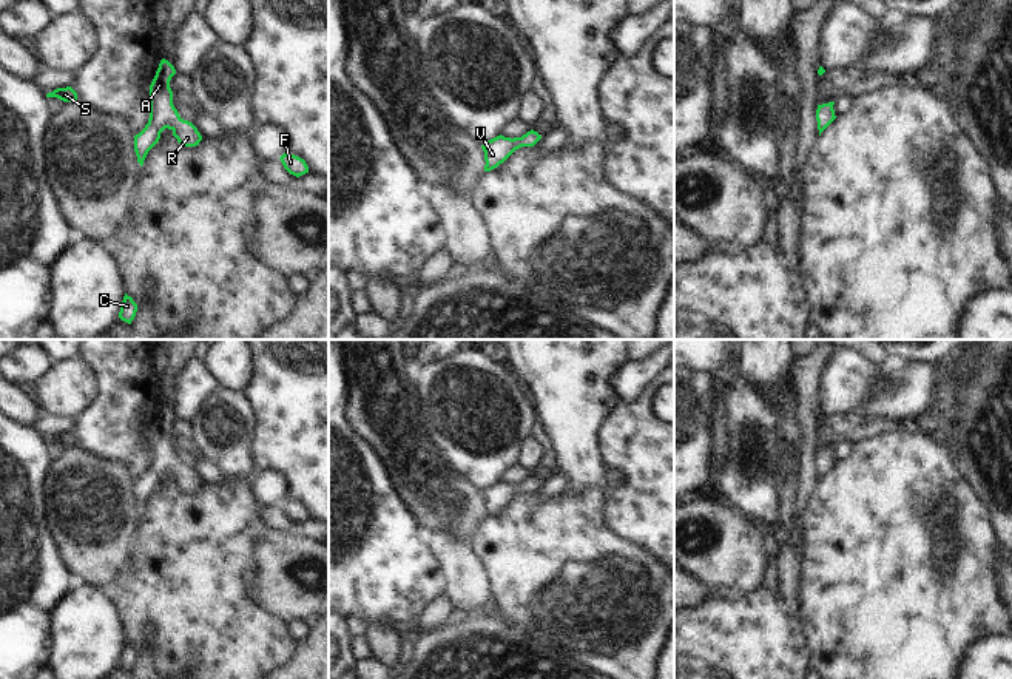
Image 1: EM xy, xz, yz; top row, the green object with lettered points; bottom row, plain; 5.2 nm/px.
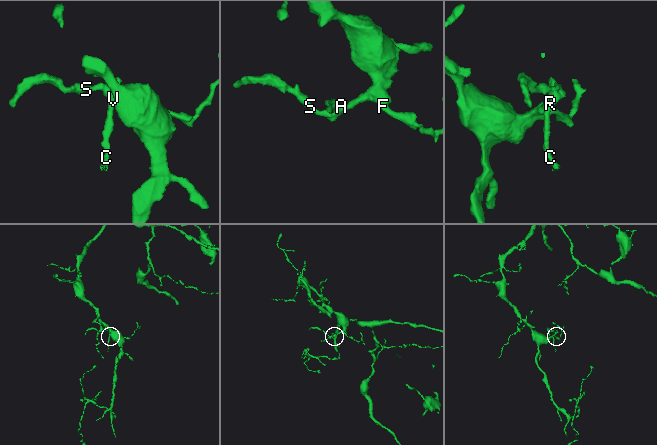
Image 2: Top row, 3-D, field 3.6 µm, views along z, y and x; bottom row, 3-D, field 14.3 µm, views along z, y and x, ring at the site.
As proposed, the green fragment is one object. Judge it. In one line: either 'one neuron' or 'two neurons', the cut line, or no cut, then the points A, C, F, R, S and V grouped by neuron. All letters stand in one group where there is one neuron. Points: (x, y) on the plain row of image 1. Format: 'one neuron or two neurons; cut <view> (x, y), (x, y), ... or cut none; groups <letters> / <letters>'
one neuron; cut none; groups A C F R S V

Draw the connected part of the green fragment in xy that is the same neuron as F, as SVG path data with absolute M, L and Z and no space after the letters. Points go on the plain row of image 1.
M284 498L279 505L281 505L284 514L296 523L309 519L309 512L307 512L305 506L295 500Z

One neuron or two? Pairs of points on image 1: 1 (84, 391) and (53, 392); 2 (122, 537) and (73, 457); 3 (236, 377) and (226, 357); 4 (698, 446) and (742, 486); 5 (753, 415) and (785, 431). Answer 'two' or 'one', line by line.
1: one
2: one
3: one
4: two
5: one

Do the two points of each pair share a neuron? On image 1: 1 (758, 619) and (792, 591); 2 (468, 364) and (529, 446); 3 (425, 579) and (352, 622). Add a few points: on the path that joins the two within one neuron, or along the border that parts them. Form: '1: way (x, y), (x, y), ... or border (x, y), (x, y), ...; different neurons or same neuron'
1: border (776, 593), (784, 608), (798, 619); different neurons
2: border (529, 435), (522, 445), (516, 462); different neurons
3: border (344, 618), (352, 614), (364, 622); different neurons

